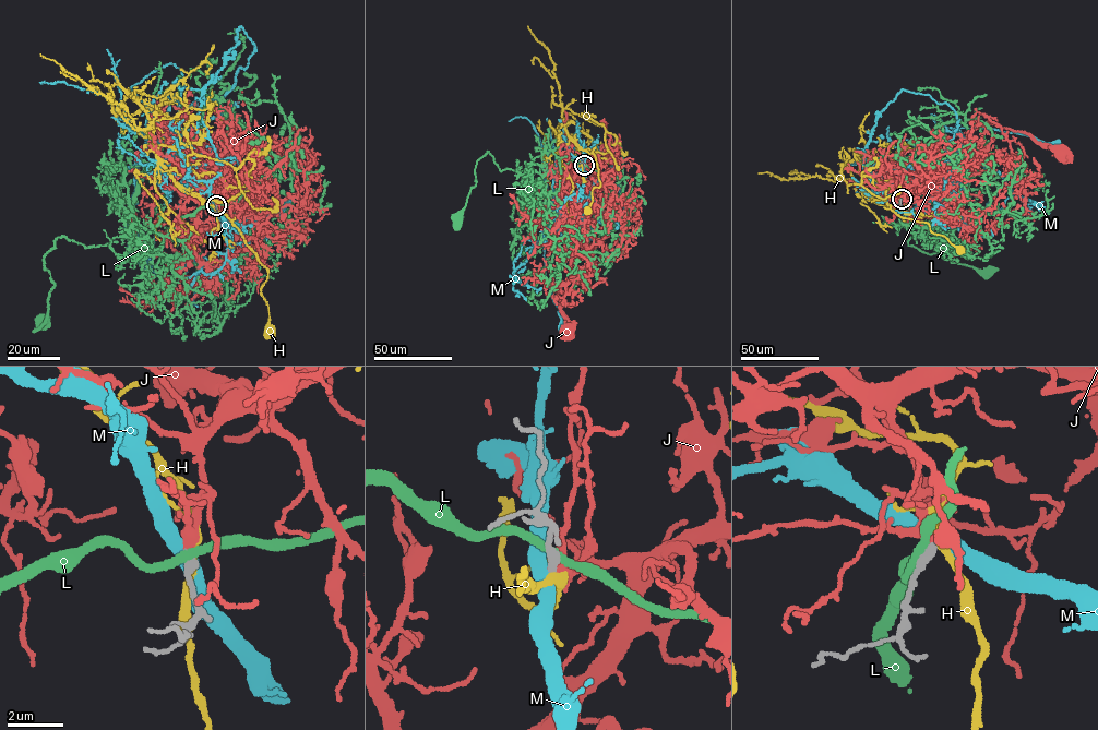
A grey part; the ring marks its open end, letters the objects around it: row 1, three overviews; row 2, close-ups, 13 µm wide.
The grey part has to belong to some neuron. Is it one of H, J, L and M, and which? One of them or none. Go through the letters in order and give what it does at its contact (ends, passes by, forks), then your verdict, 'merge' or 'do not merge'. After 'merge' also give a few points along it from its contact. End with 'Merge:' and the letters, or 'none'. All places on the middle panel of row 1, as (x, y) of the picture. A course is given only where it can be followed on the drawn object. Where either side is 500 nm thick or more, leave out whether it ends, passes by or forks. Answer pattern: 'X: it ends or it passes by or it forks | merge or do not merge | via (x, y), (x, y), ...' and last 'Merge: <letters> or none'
H: it passes by | do not merge
J: it passes by | merge | via (584, 165), (588, 166), (583, 174), (563, 186), (563, 204), (548, 252), (553, 284), (570, 331)
L: it passes by | do not merge
M: it passes by | do not merge
Merge: J

